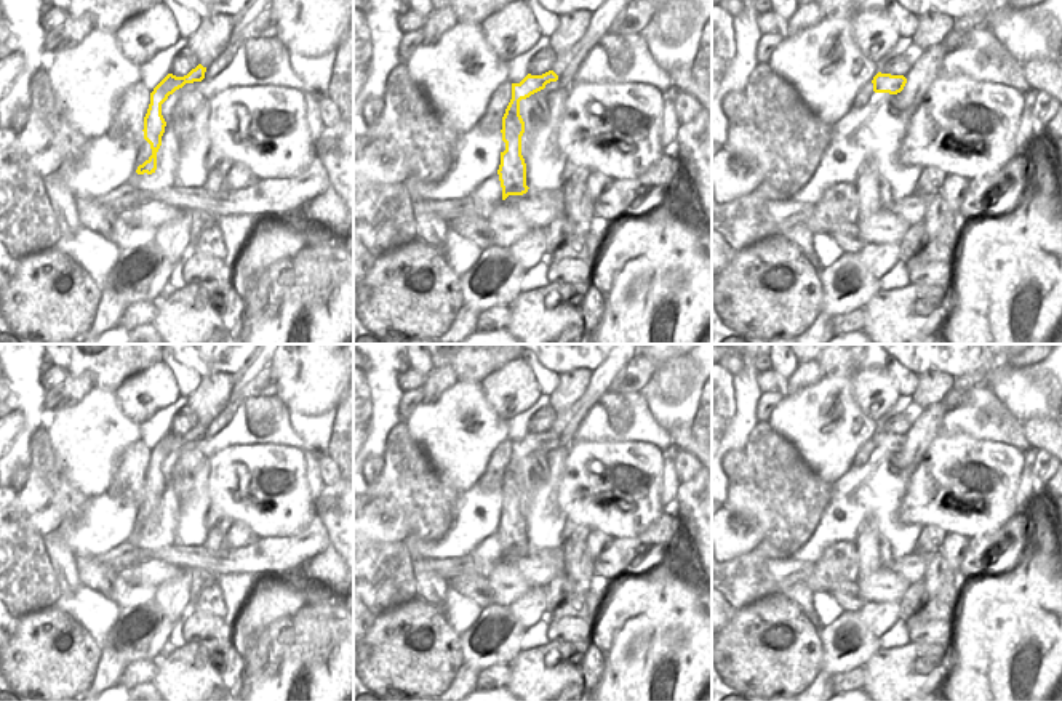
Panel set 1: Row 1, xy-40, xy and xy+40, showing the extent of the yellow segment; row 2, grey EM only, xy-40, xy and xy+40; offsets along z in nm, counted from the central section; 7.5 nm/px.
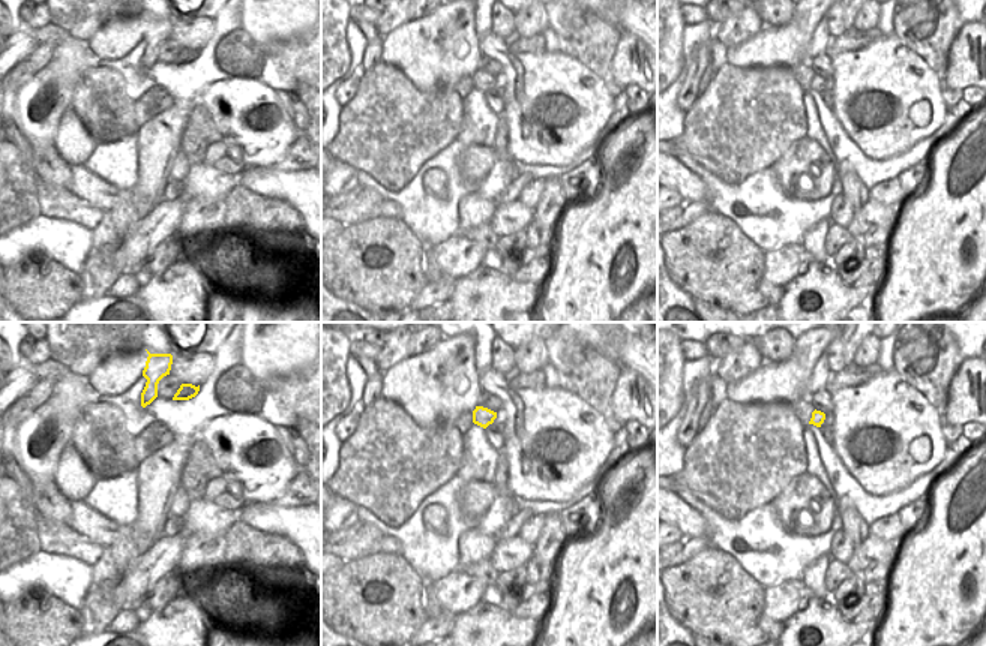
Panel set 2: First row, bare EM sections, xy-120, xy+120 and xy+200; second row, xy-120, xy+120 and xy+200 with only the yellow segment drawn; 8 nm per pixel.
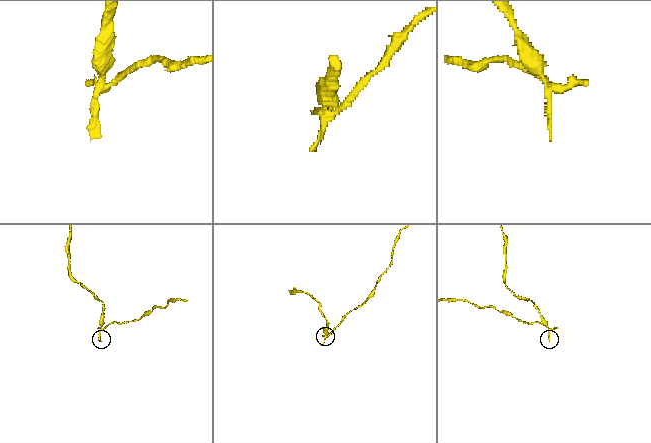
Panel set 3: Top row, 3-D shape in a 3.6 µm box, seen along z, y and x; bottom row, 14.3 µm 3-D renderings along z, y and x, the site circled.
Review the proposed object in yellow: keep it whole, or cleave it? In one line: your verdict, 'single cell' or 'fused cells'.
fused cells

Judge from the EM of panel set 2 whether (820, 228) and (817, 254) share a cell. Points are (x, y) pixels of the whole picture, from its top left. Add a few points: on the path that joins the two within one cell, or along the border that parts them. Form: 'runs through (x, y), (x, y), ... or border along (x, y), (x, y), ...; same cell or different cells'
runs through (817, 234), (817, 248); same cell

